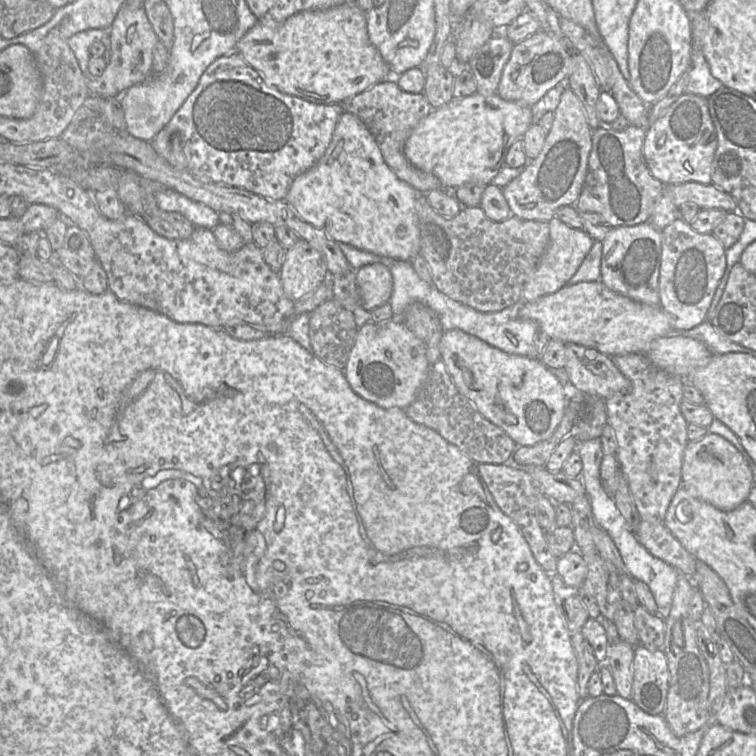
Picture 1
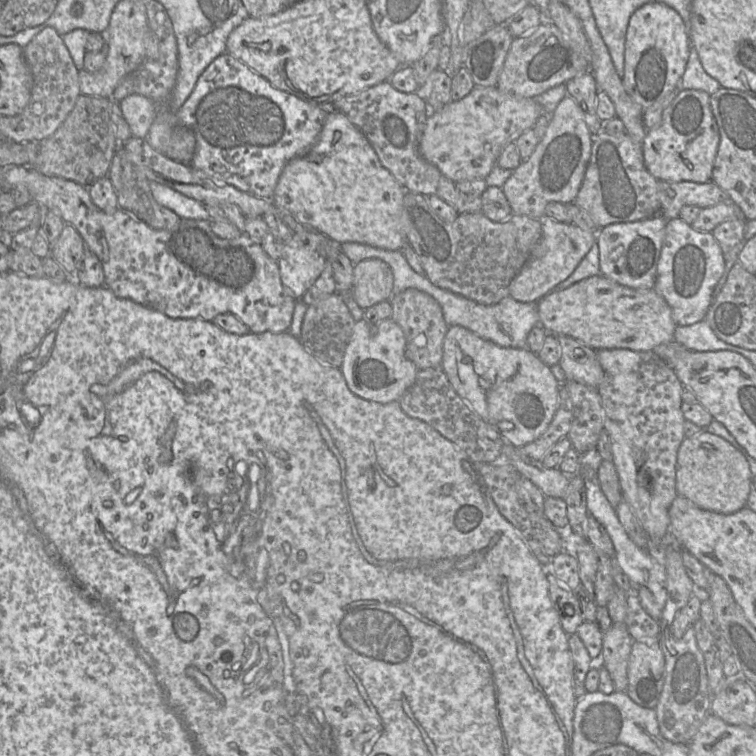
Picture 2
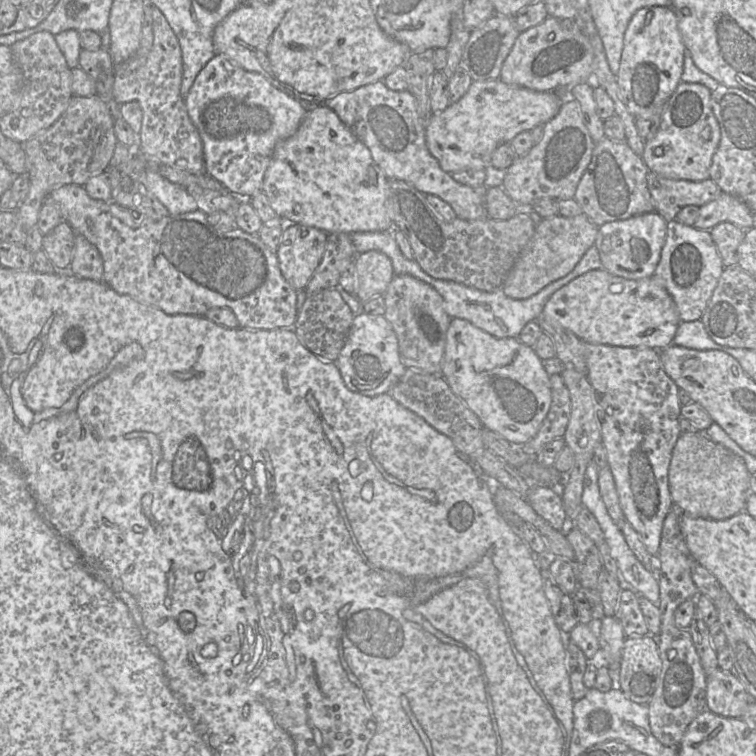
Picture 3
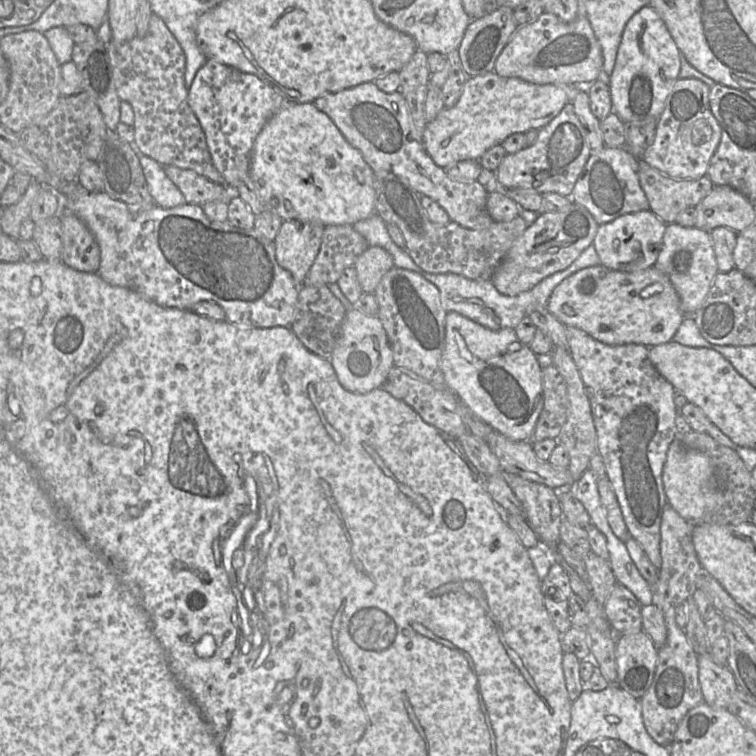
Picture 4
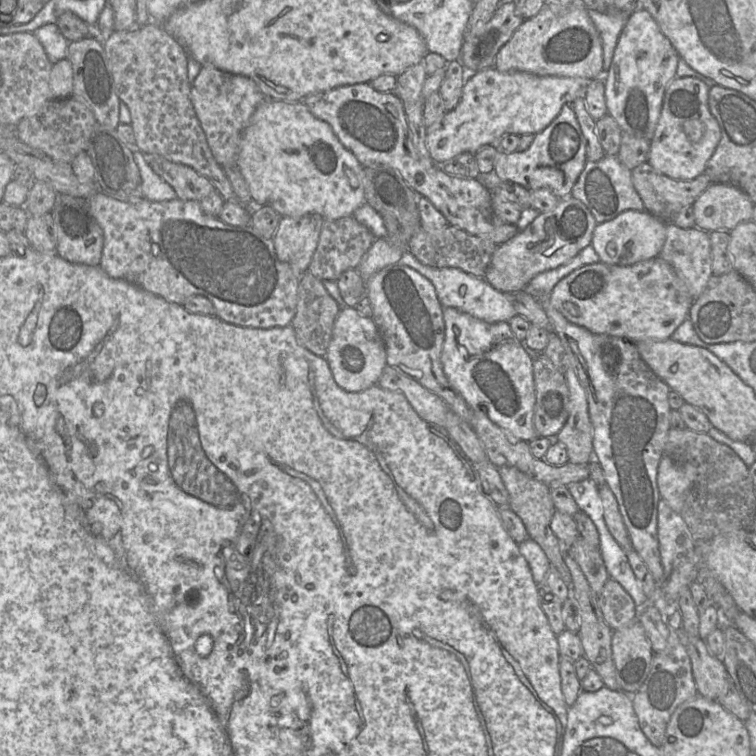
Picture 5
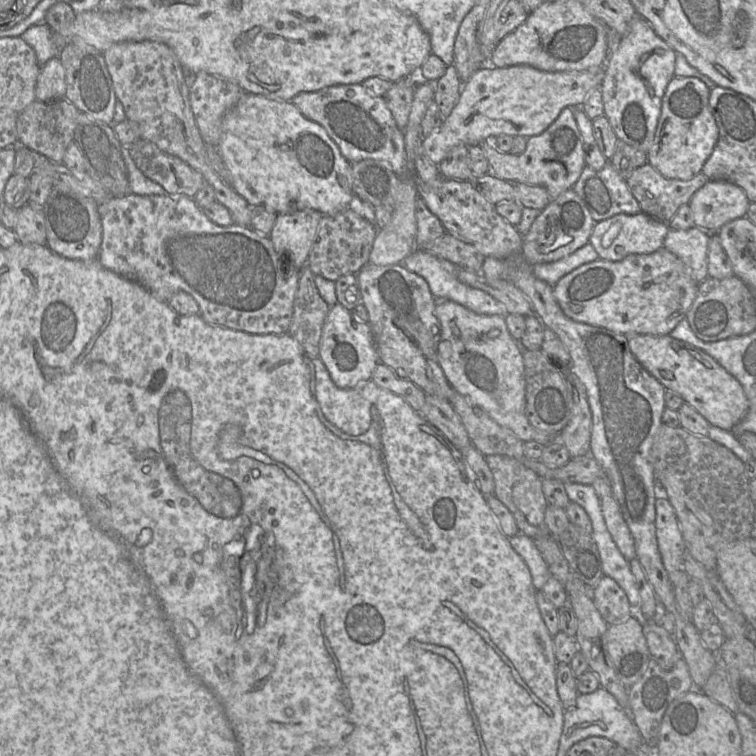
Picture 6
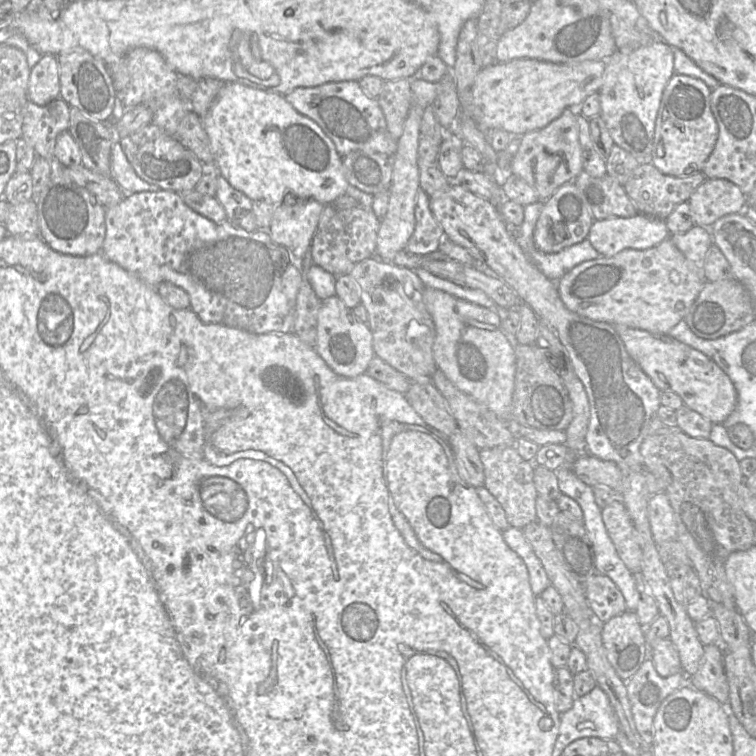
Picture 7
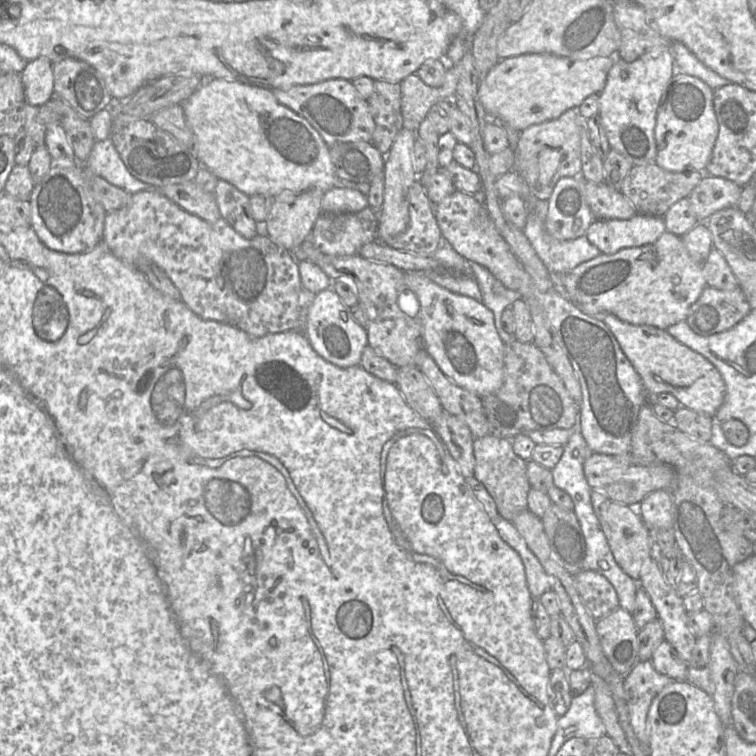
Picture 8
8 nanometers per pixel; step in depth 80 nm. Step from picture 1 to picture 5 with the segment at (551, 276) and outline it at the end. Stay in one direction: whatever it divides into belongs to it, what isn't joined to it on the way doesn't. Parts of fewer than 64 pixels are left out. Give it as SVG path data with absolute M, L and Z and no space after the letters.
M572 196L560 199L553 210L540 213L523 231L497 247L484 279L501 292L523 290L536 275L568 263L589 246L596 225L594 216L581 201Z

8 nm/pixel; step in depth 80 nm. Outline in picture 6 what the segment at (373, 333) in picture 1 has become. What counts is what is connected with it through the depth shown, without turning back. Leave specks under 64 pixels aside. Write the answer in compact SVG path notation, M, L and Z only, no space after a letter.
M339 302L330 306L319 342L319 358L333 382L342 389L351 389L360 382L372 379L373 371L380 362L370 325L360 321Z

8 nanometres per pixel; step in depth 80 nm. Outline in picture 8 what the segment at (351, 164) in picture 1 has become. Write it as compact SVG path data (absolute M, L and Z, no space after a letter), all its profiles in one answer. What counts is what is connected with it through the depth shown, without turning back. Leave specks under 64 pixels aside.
M214 78L181 105L194 135L193 153L202 167L248 196L263 194L276 197L282 192L300 193L310 188L326 192L334 187L336 174L329 146L305 118L279 103L268 88Z

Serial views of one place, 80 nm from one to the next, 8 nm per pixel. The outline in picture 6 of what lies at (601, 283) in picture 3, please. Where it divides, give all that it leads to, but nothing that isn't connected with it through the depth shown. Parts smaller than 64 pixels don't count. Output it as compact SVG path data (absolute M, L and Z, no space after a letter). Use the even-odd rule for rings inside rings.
M662 247L650 254L630 254L621 261L598 258L581 265L562 277L554 286L554 296L564 314L576 321L602 327L619 334L668 335L686 318L698 291L697 284L689 275L683 262ZM573 305L582 307L581 312L572 311Z

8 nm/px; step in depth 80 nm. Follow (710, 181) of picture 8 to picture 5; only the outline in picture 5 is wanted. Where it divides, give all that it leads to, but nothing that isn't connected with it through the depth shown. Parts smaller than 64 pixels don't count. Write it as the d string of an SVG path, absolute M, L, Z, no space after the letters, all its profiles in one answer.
M711 183L692 205L695 227L706 232L731 231L742 222L752 221L753 202L740 188L725 184Z

